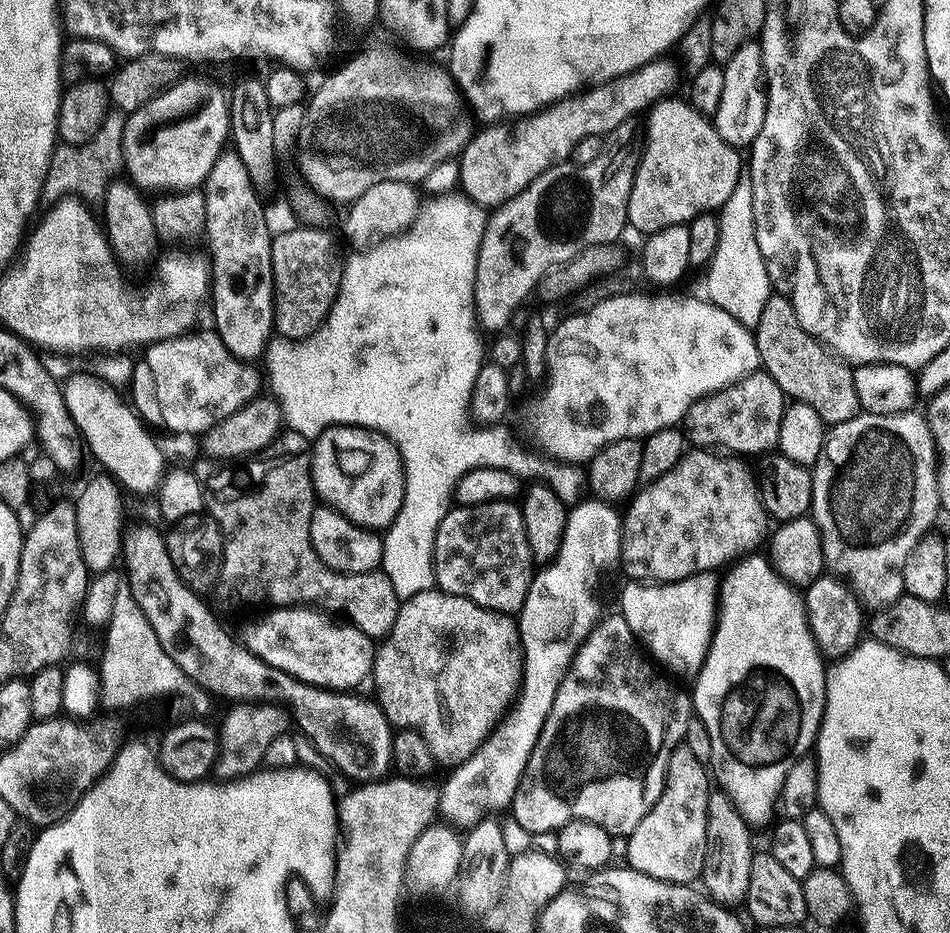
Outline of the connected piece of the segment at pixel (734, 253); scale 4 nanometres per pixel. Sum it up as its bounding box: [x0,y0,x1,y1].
[707,178,771,330]

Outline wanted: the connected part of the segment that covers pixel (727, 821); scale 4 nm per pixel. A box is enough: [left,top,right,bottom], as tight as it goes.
[702,790,754,909]

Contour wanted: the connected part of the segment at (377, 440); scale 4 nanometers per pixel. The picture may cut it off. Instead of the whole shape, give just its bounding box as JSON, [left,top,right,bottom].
[310,424,404,530]

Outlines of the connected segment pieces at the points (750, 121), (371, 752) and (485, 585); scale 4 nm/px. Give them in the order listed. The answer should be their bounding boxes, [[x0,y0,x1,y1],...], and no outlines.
[[714,44,765,150],[284,679,394,782],[432,500,534,613]]

